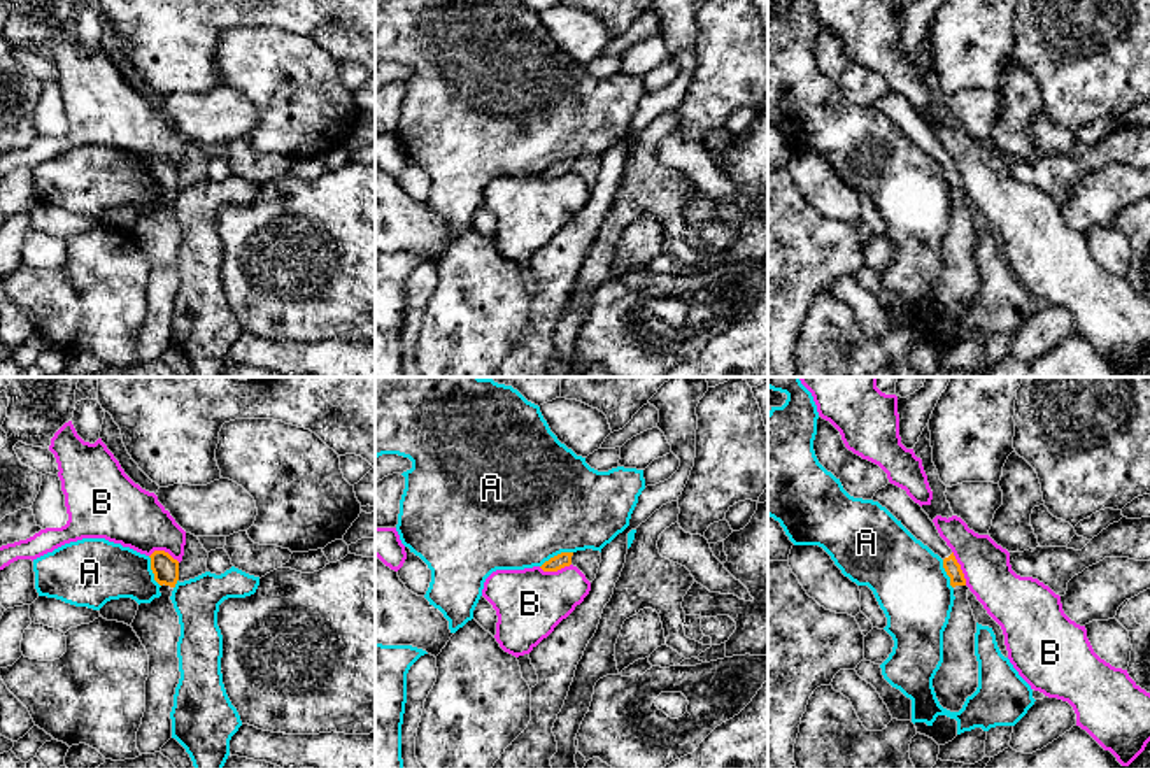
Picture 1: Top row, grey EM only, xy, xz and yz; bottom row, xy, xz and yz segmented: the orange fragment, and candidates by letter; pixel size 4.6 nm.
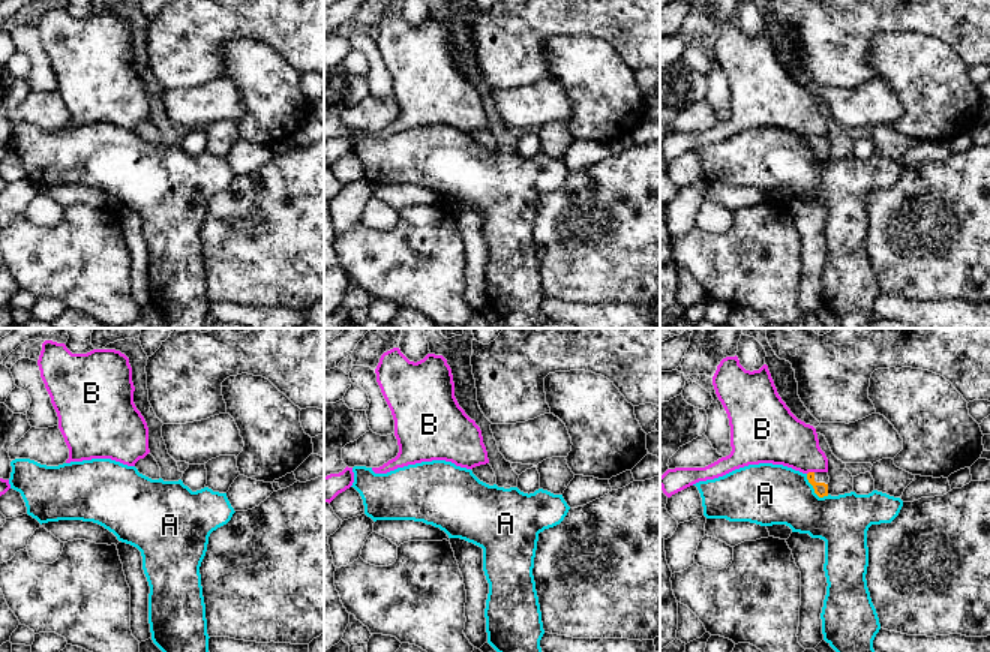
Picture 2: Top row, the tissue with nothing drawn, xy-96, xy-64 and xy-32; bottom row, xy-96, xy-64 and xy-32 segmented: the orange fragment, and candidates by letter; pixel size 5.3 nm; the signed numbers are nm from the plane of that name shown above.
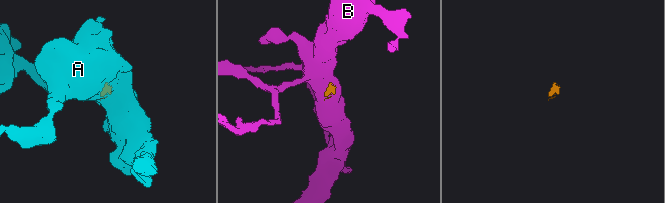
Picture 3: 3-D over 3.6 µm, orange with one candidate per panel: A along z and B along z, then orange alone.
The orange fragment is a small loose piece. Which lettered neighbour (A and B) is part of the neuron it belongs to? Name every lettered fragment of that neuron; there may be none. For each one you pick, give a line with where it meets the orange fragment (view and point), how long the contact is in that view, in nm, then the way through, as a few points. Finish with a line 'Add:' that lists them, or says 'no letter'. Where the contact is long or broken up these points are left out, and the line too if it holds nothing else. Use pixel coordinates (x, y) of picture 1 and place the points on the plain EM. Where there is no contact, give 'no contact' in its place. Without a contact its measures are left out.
Add: no letter

